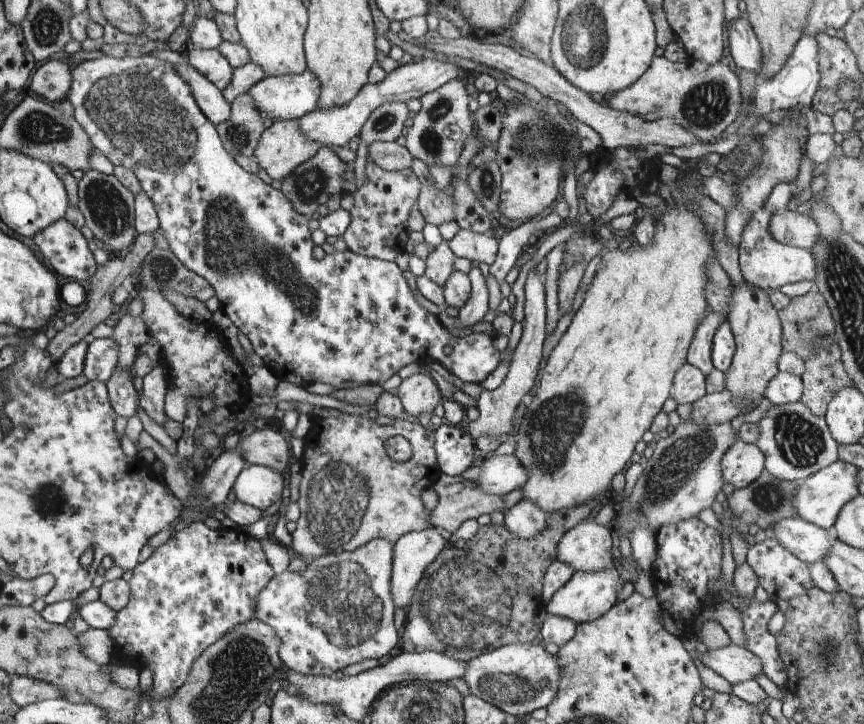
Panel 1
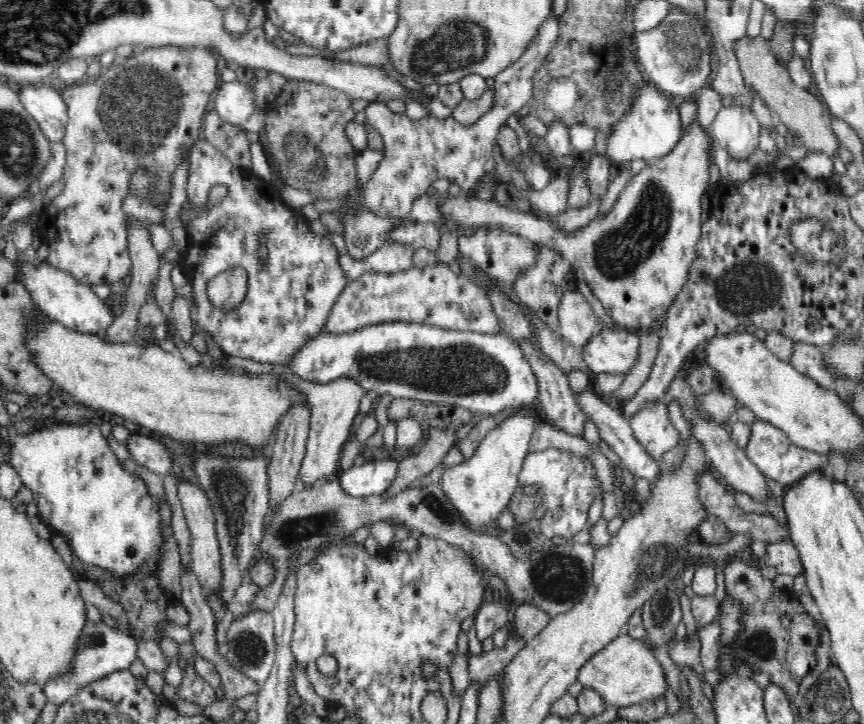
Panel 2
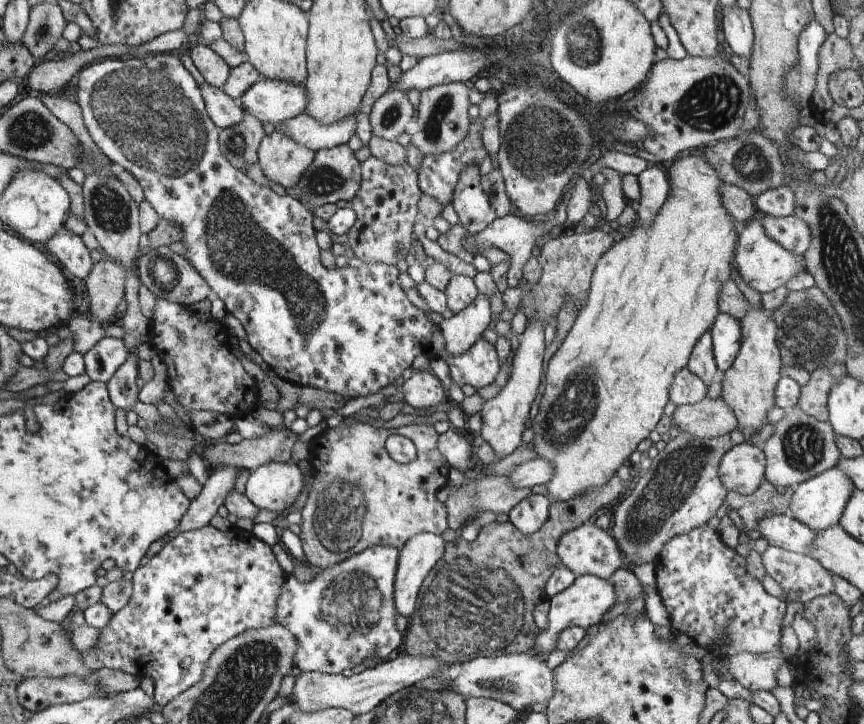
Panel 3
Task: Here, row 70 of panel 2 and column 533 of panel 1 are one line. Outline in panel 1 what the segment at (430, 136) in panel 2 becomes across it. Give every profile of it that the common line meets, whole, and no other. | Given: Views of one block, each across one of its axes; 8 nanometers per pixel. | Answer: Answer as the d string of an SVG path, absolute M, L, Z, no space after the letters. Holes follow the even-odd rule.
M521 499L506 510L504 526L523 539L539 535L545 529L547 514L535 502Z

